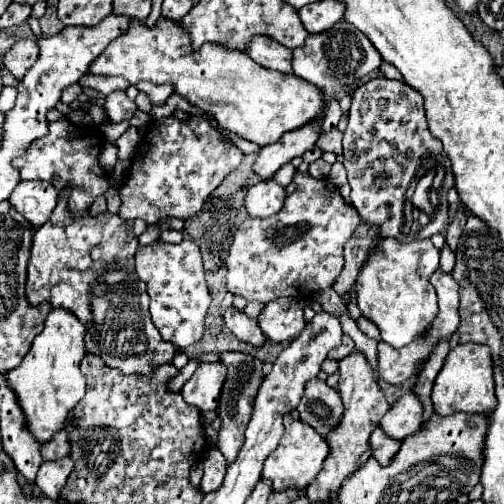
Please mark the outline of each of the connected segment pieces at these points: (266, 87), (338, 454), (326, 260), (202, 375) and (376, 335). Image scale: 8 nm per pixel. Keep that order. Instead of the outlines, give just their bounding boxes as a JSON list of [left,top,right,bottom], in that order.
[[90,17,324,147],[306,349,390,501],[226,171,360,301],[182,363,226,411],[358,317,380,341]]

